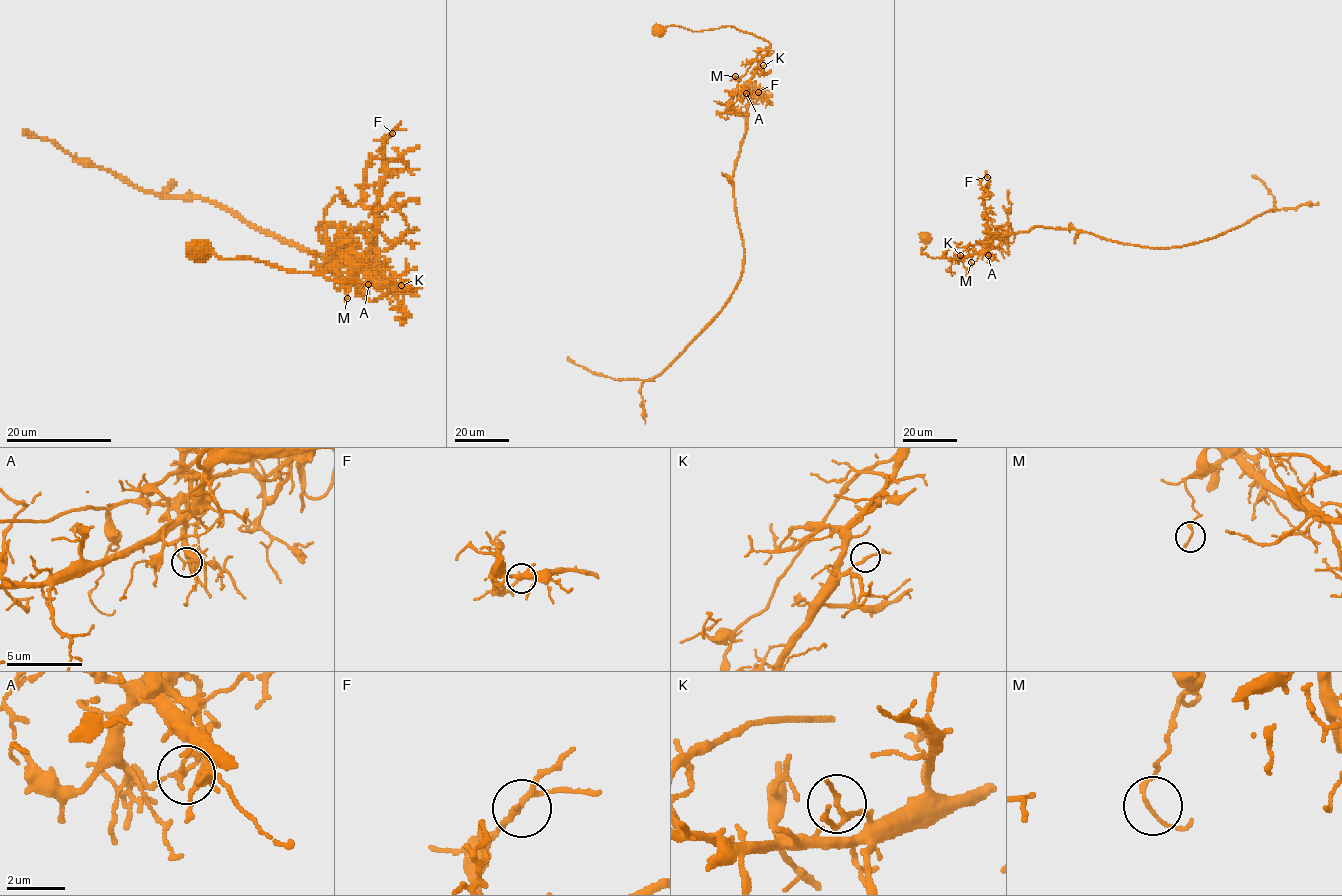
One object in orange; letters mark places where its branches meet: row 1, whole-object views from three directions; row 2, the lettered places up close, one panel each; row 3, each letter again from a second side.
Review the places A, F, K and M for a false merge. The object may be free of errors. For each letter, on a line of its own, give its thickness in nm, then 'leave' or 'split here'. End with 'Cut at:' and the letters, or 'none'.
A: 110 nm thick; split here
F: 170 nm thick; leave
K: 150 nm thick; leave
M: 110 nm thick; leave
Cut at: A

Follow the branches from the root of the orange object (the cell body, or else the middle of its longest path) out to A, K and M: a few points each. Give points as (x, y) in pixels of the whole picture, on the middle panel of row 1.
A: (658, 31), (671, 25), (693, 31), (734, 26), (766, 40), (769, 49), (760, 60), (746, 92)
K: (658, 31), (671, 25), (693, 31), (734, 26), (769, 43), (758, 68), (763, 65)
M: (658, 31), (671, 25), (693, 31), (734, 26), (766, 40), (769, 45), (746, 73), (736, 79), (735, 76)

